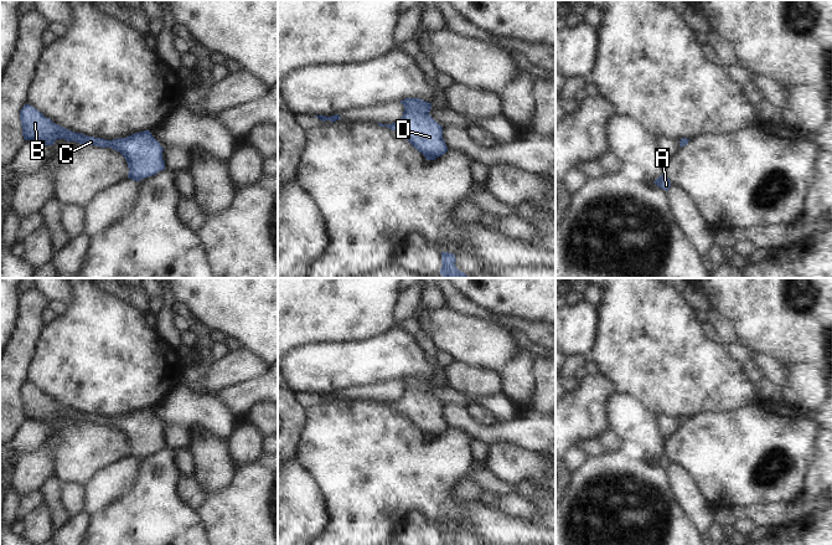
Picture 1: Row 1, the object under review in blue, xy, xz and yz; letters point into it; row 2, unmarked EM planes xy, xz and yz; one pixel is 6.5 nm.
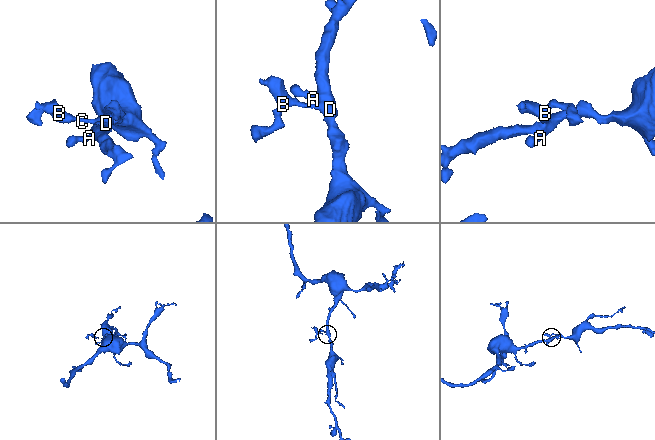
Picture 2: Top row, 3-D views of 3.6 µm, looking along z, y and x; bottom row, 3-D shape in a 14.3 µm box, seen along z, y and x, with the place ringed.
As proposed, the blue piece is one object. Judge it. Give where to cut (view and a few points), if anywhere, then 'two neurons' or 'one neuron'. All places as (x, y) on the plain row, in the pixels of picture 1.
cut none; one neuron

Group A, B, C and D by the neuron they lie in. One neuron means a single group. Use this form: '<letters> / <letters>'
A B C D

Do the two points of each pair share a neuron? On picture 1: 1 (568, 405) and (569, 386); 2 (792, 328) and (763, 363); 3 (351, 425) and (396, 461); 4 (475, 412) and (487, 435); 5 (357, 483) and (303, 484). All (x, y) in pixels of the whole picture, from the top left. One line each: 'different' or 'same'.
1: different
2: different
3: same
4: different
5: different

